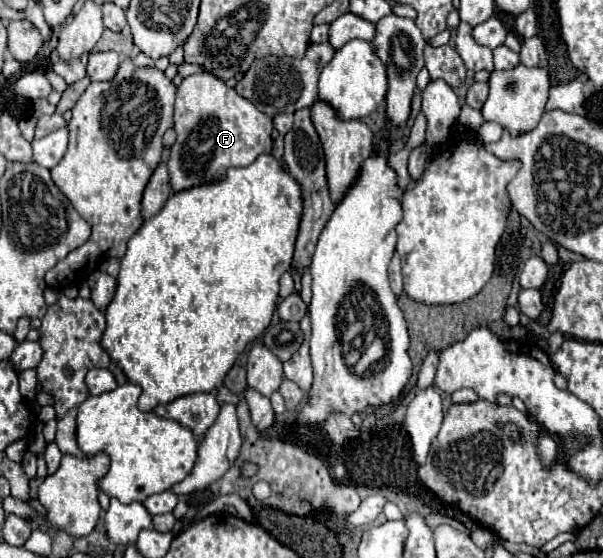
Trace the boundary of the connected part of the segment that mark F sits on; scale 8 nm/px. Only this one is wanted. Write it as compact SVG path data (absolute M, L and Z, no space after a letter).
M201 72L183 78L181 86L177 88L177 102L175 102L177 140L171 146L171 158L167 162L173 190L179 192L191 186L219 180L225 176L225 170L229 166L245 166L251 164L259 154L271 152L271 144L273 144L271 130L273 130L273 120L263 112L259 112L249 100L239 96L233 88L227 88L227 84L221 82L217 76L209 72Z

